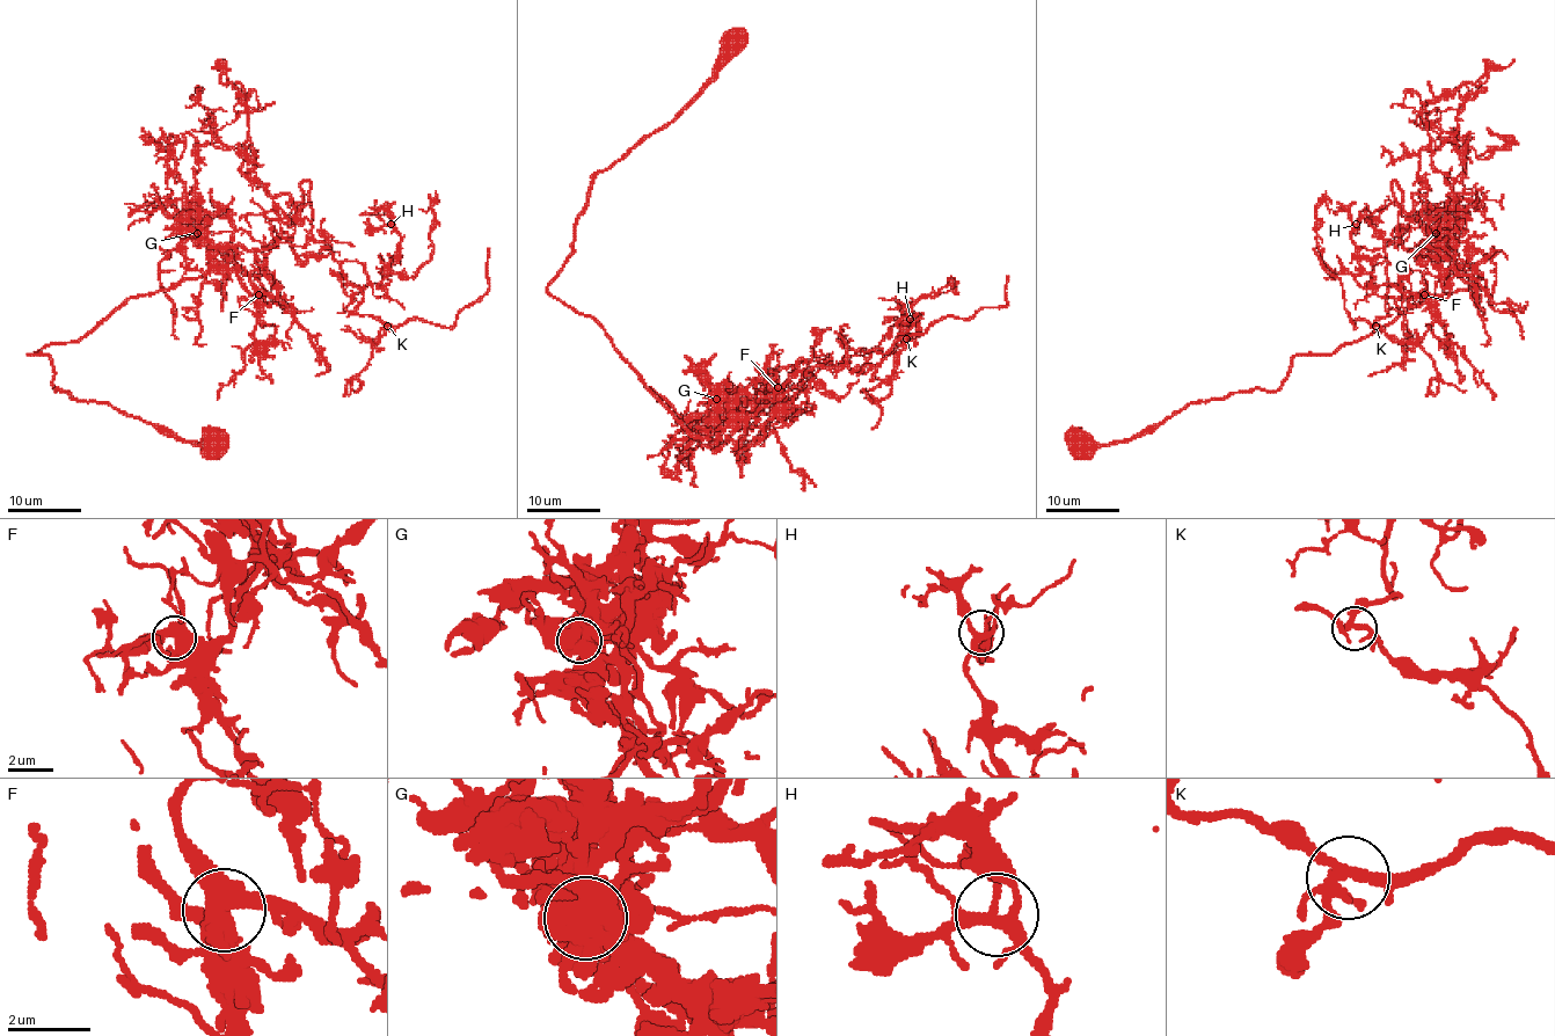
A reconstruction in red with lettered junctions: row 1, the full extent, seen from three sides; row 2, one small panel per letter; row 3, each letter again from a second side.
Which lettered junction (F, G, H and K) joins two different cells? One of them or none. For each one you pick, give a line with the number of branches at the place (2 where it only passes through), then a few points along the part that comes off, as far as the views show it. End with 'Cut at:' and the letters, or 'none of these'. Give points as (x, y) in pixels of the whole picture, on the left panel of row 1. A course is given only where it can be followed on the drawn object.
G: 5 branches meet; foreign part runs (197, 233), (221, 264), (287, 220), (250, 143), (176, 159), (143, 128)
Cut at: G

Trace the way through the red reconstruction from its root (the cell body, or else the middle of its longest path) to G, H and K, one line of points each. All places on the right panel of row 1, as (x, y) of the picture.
G: (1078, 440), (1128, 443), (1190, 403), (1276, 391), (1297, 356), (1329, 356), (1465, 291), (1481, 276), (1435, 233)
H: (1078, 440), (1276, 391), (1297, 356), (1481, 276), (1391, 241), (1402, 285), (1372, 285), (1356, 224)
K: (1078, 440), (1128, 443), (1190, 403), (1276, 391), (1297, 356), (1481, 276), (1391, 241), (1375, 326)

